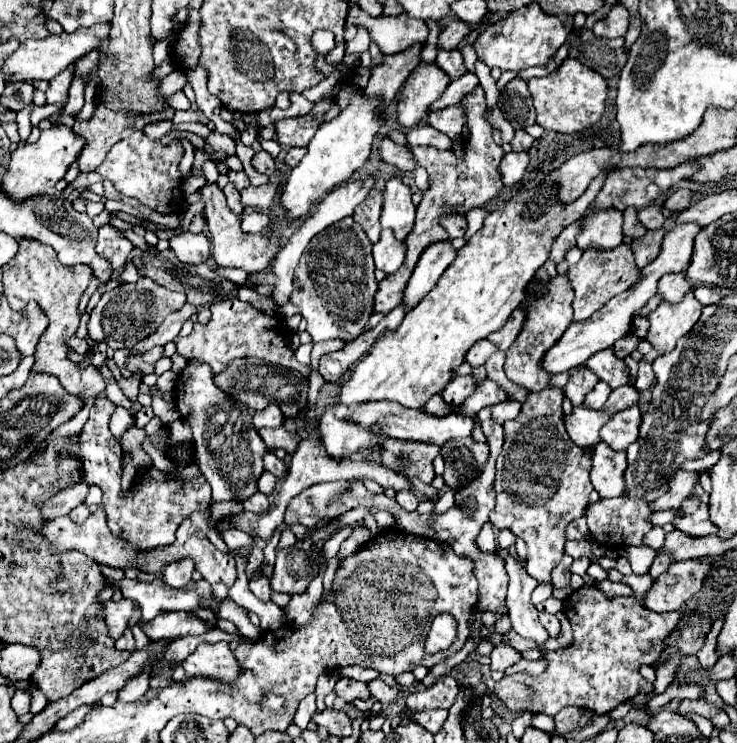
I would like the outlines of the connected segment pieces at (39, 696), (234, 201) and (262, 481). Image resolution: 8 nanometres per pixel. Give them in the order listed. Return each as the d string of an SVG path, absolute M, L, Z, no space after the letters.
M32 687L32 689L30 689L31 696L33 696L31 700L30 712L33 715L40 713L47 706L46 696L41 690L35 688L36 687Z
M229 182L223 189L224 195L226 197L227 205L231 211L239 216L242 214L244 207L240 202L240 194L235 189L234 185Z
M265 470L258 479L258 490L269 496L274 491L275 487L276 477Z

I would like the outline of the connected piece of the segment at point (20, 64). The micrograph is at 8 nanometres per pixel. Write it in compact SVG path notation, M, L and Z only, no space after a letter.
M99 23L93 27L77 29L75 33L61 33L61 35L49 35L47 39L27 39L27 43L21 43L15 53L11 53L3 61L3 81L5 83L17 83L17 81L37 81L45 79L51 81L55 75L59 75L67 65L75 63L83 55L87 55L91 49L99 47L101 39L109 35L111 25Z

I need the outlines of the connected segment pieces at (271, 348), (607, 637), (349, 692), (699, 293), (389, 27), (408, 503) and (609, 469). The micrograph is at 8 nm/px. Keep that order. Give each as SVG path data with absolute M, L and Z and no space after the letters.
M223 299L211 305L211 321L203 325L195 323L189 337L177 339L177 353L181 353L185 359L197 359L207 363L213 373L219 373L225 369L225 365L239 357L257 357L275 365L283 365L287 369L299 371L303 377L309 375L309 367L301 365L293 351L287 349L287 337L289 329L279 321L277 317L269 317L265 313L255 311L249 303L243 303L239 299Z
M583 585L581 589L573 591L563 601L563 611L573 627L573 643L559 651L541 651L541 659L547 661L547 667L541 675L529 675L529 673L513 673L505 675L501 681L493 685L493 695L507 707L507 711L529 711L533 715L557 715L563 707L575 705L581 709L589 709L597 715L609 713L619 703L631 701L639 693L651 693L651 685L647 679L641 677L639 667L641 665L653 665L661 651L663 651L663 639L677 627L679 619L685 615L683 611L673 613L655 613L643 607L635 597L605 597L595 585Z
M339 679L337 685L335 685L335 693L337 693L337 697L345 699L347 703L351 703L355 699L363 699L365 701L365 699L371 697L367 685L361 683L361 681L353 681L353 679Z
M701 285L701 287L695 287L695 299L697 299L701 305L715 305L721 297L719 297L719 291L717 291L715 287Z
M357 3L349 5L347 25L365 27L369 31L371 41L375 41L385 55L405 51L413 43L425 43L427 39L425 21L411 19L409 15L369 17Z
M401 489L395 493L395 501L405 509L405 511L415 511L419 505L419 499L409 491L409 489Z
M603 441L595 445L591 483L595 491L601 495L601 499L619 497L623 495L623 491L627 491L623 483L625 467L627 467L627 457L623 451L611 451L611 447Z

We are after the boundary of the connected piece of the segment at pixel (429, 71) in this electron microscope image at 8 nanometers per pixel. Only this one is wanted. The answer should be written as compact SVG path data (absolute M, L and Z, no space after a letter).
M421 63L405 81L399 103L397 103L397 121L403 127L417 125L427 113L429 105L441 97L445 87L451 83L435 63Z

